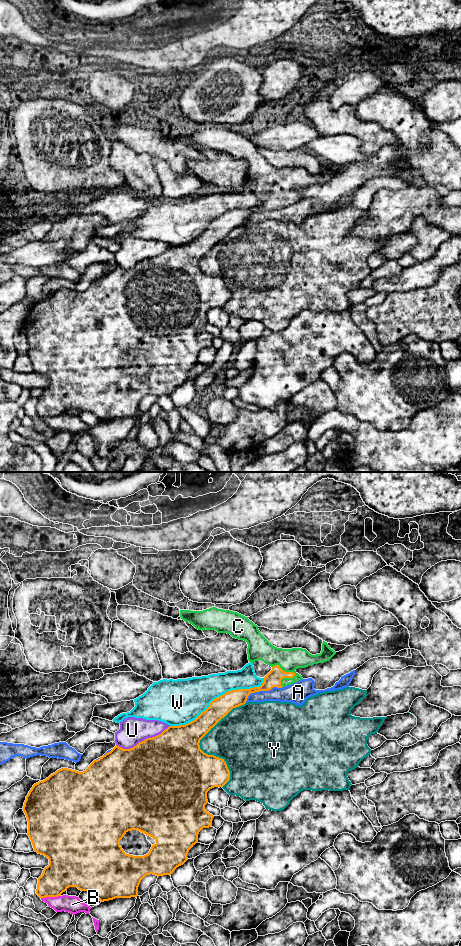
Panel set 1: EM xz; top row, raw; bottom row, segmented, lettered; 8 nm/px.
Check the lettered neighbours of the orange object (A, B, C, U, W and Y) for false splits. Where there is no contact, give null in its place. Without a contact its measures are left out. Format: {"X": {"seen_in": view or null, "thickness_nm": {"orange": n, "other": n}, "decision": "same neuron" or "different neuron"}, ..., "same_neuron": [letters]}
{"A": {"seen_in": "xz", "thickness_nm": {"orange": 140, "other": 150}, "decision": "different neuron"}, "B": {"seen_in": "xz", "thickness_nm": {"orange": 280, "other": 140}, "decision": "different neuron"}, "C": {"seen_in": "xz", "thickness_nm": {"orange": 130, "other": 180}, "decision": "same neuron"}, "U": {"seen_in": "xz", "thickness_nm": {"orange": 500, "other": 220}, "decision": "different neuron"}, "W": {"seen_in": "xz", "thickness_nm": {"orange": 160, "other": 320}, "decision": "different neuron"}, "Y": {"seen_in": "xz", "thickness_nm": {"orange": 500, "other": 320}, "decision": "different neuron"}, "same_neuron": ["C"]}

